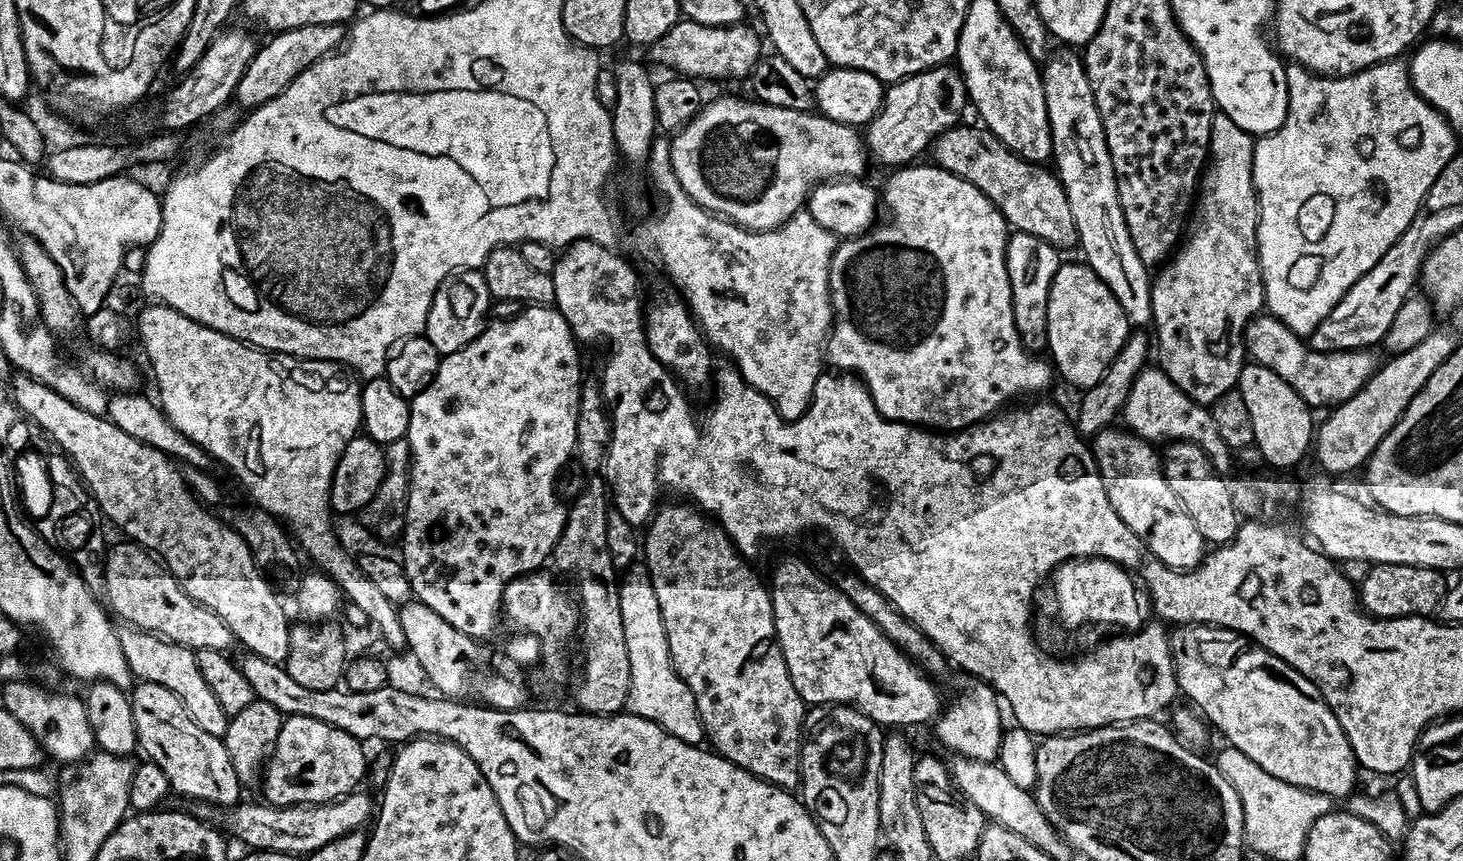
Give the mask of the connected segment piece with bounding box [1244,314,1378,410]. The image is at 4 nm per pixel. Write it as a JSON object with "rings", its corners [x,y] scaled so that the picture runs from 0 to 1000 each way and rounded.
{"rings":[[[869,365],[858,367],[850,380],[850,403],[858,422],[865,425],[881,446],[897,475],[910,475],[920,467],[938,436],[942,417],[940,408],[899,409],[889,391],[886,390],[876,372]]]}

